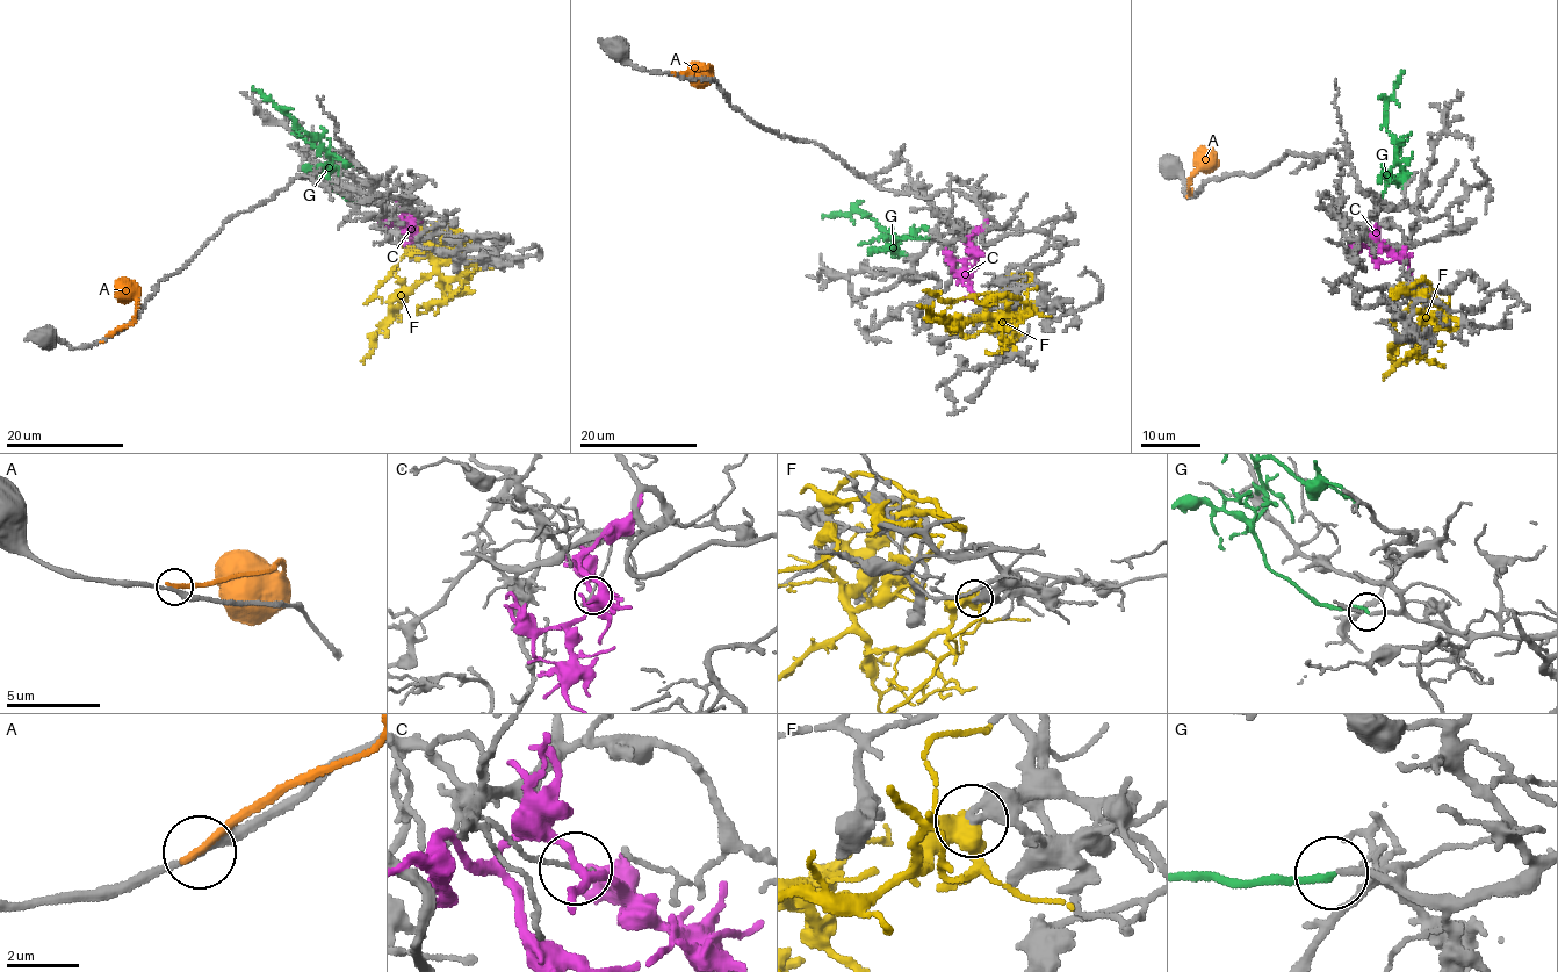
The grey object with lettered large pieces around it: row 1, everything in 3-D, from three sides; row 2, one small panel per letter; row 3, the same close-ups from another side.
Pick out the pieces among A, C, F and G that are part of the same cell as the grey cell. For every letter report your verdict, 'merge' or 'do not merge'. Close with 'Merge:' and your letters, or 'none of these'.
A: do not merge
C: do not merge
F: do not merge
G: merge
Merge: G

